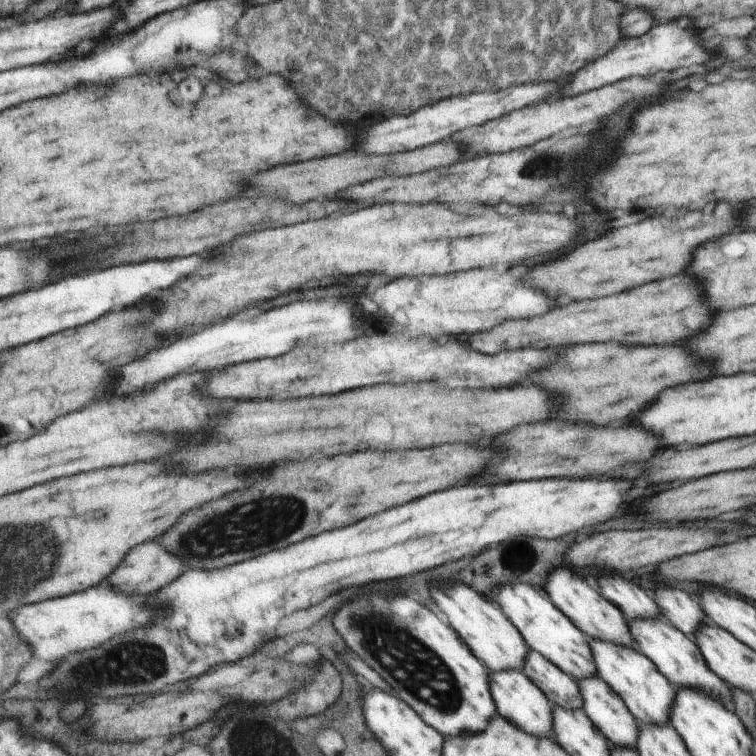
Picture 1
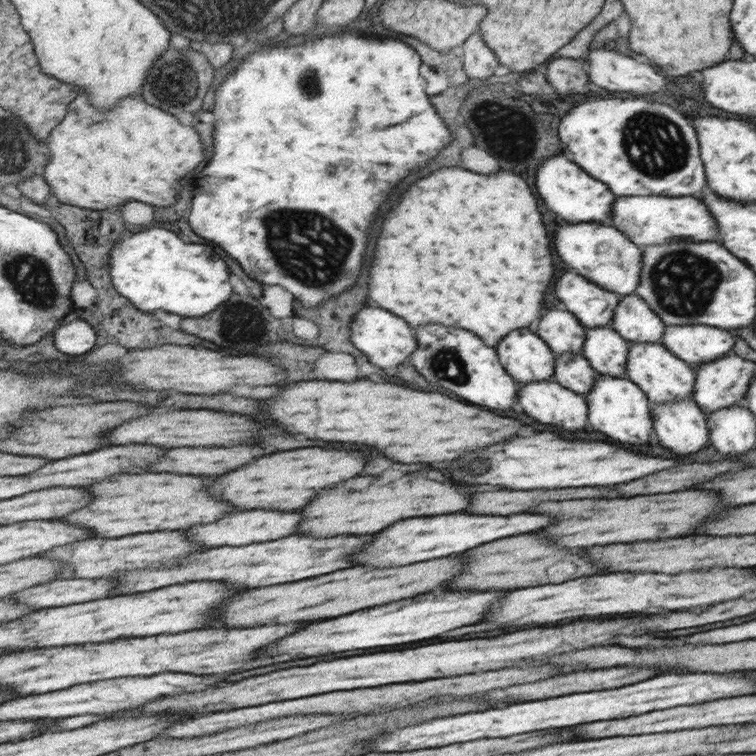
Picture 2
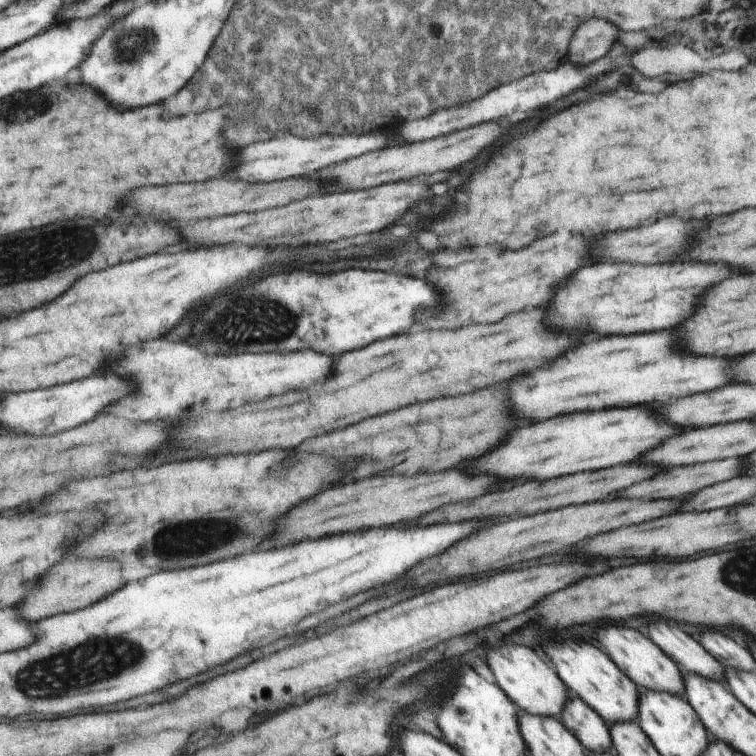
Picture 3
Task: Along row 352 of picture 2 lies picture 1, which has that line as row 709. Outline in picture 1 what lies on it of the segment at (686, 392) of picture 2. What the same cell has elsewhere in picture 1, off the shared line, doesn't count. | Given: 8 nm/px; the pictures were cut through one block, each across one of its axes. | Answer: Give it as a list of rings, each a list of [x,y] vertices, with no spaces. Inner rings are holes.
[[[592,638],[589,640],[599,677],[617,691],[637,722],[642,725],[668,724],[678,688],[661,673],[653,659],[649,659],[632,647],[623,647],[608,641],[596,641]]]

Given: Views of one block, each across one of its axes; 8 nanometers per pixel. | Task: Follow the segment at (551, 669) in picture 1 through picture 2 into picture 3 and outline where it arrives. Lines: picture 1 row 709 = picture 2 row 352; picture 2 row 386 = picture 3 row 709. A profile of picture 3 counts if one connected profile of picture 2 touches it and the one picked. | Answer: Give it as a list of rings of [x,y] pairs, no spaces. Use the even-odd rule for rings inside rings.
[[[571,694],[565,706],[565,713],[559,718],[592,753],[613,751],[612,735],[605,719],[582,698]]]

